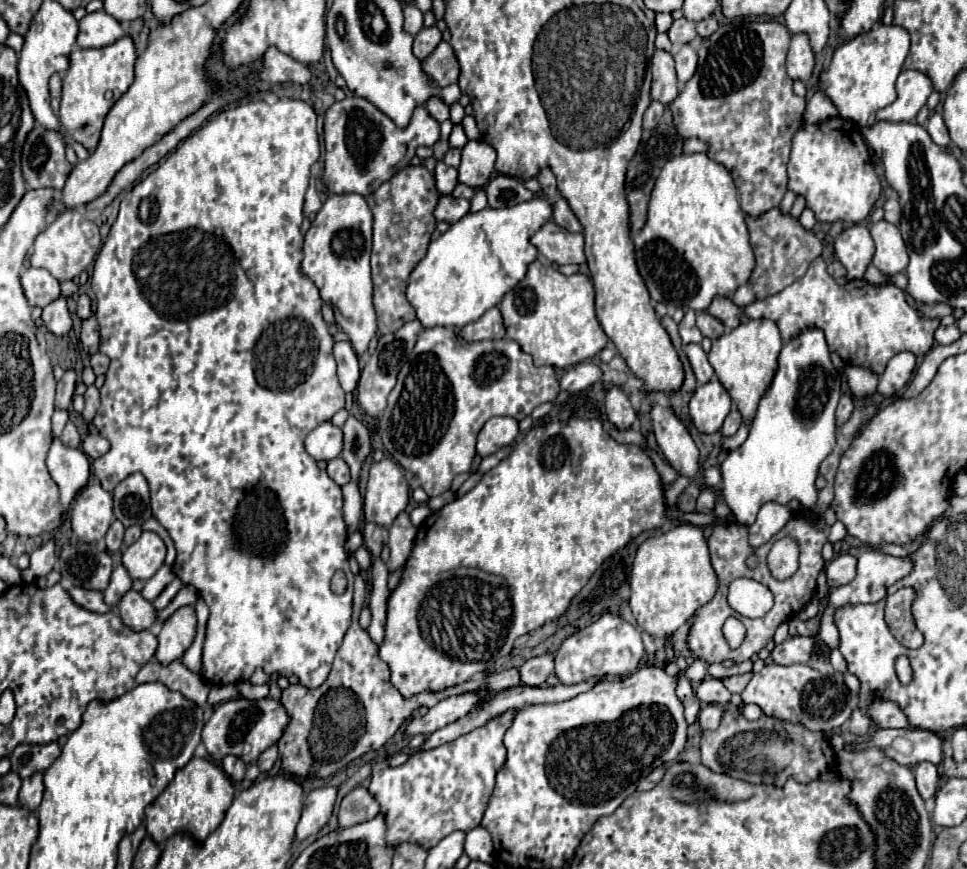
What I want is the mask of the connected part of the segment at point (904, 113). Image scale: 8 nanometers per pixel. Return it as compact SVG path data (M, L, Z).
M902 71L896 81L898 99L876 113L876 121L914 121L934 91L932 83L920 71Z

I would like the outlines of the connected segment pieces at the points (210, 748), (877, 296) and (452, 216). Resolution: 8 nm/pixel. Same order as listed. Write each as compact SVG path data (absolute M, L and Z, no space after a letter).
M244 697L220 703L212 717L206 721L202 729L202 743L206 745L208 759L218 763L224 759L224 755L236 755L244 759L246 765L254 763L262 751L266 751L270 745L278 743L284 727L288 725L290 717L280 701L274 701L270 697L260 701L250 701Z
M822 257L814 259L806 275L784 291L750 303L744 315L750 319L772 319L784 343L808 327L818 327L824 331L830 351L838 353L846 365L866 367L876 375L882 375L888 359L900 351L912 351L916 357L926 355L934 345L934 329L940 325L940 319L926 319L920 311L910 307L904 291L892 283L872 285L864 279L856 279L854 287L852 281L836 285Z
M442 195L438 201L438 207L434 211L434 217L438 221L446 223L456 223L470 211L470 201L468 199L454 199L452 195Z

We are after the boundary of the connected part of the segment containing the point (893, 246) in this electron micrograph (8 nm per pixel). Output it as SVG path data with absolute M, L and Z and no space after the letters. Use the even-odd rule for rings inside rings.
M880 221L870 227L870 233L876 243L872 265L876 265L888 277L904 271L908 267L908 251L900 229L888 221Z

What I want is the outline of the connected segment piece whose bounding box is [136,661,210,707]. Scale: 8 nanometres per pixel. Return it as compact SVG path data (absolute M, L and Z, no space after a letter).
M172 661L170 665L162 663L146 663L136 675L136 685L140 683L164 683L170 691L182 693L186 699L192 699L196 705L206 707L206 699L210 693L210 685L196 673L188 671L180 661Z

